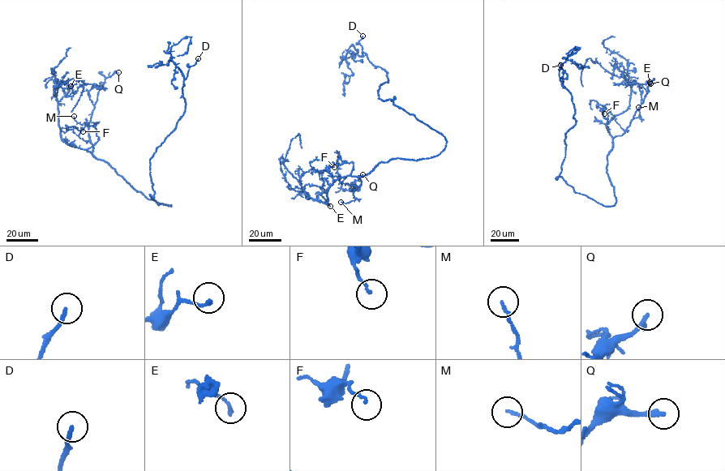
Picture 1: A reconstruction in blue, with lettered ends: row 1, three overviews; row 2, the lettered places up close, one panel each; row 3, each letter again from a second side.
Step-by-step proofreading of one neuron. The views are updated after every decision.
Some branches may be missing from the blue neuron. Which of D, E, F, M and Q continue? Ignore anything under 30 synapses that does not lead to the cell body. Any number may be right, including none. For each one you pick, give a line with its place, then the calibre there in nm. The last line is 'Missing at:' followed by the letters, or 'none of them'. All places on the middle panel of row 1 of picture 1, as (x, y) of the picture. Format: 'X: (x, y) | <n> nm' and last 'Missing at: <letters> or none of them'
D: (362, 36) | 170 nm
Missing at: D

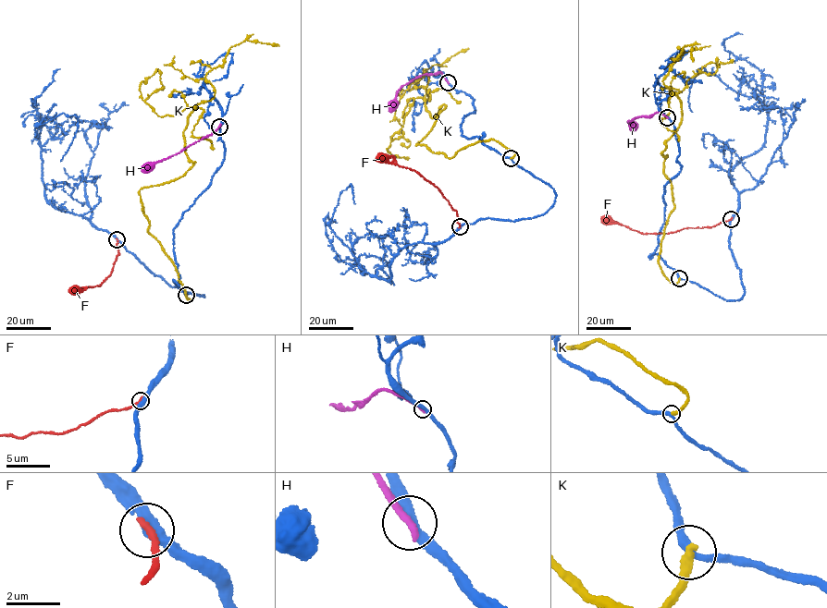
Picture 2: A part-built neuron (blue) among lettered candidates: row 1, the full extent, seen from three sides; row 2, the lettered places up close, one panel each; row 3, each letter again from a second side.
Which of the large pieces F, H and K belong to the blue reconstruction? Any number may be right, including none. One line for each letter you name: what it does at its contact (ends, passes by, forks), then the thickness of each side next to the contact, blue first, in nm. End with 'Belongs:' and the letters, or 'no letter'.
F: it ends | 420/280 nm
Belongs: F

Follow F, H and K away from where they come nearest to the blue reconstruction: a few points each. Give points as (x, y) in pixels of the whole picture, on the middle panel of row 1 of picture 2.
F: (459, 226), (456, 212), (436, 187), (418, 173), (382, 162), (377, 155)
H: (448, 82), (438, 72), (416, 77), (401, 86), (390, 111)
K: (511, 158), (491, 139), (451, 158), (416, 144), (446, 106), (429, 116), (428, 78), (414, 81), (469, 48)

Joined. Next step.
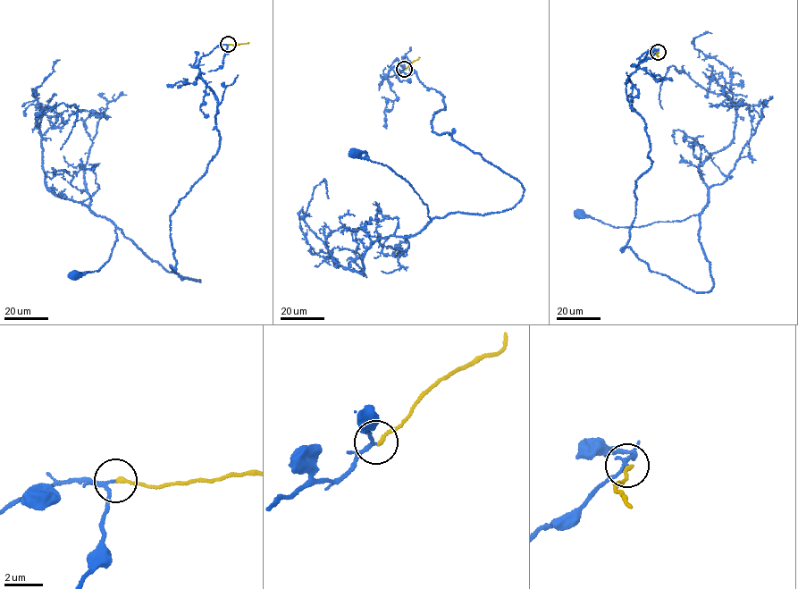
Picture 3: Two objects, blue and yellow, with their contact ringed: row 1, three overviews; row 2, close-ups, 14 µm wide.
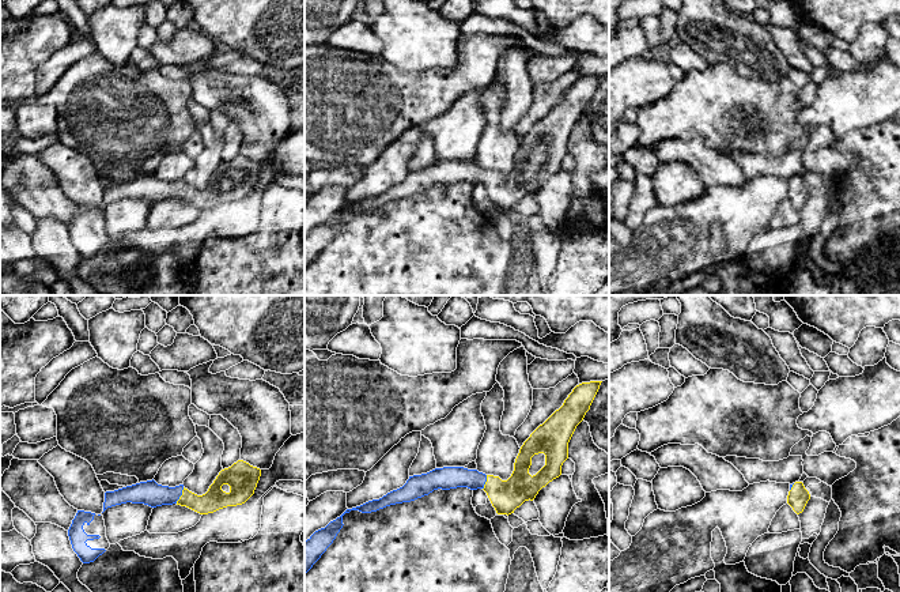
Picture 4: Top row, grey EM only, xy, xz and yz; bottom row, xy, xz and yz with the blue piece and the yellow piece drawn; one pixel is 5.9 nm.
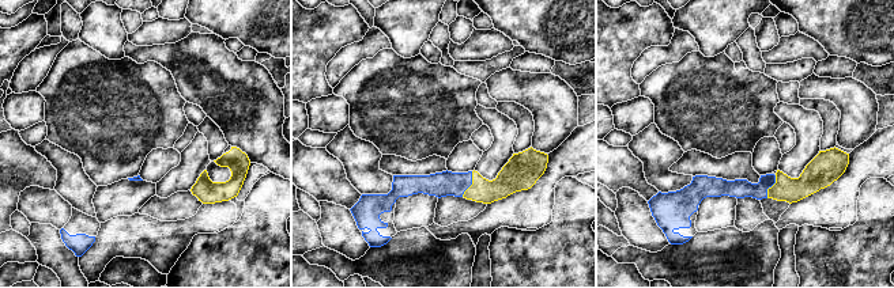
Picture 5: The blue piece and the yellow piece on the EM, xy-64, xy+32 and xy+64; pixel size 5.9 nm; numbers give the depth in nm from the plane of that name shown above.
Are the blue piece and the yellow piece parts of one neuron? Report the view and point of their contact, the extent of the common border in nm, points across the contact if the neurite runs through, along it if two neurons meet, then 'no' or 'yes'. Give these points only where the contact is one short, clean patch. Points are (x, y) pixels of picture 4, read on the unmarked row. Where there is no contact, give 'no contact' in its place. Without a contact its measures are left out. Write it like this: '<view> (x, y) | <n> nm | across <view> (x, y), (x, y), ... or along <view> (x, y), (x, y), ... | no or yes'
xy (180, 191) | 110 nm | across xy (150, 188), (157, 191), (180, 191), (189, 195), (215, 193) | yes

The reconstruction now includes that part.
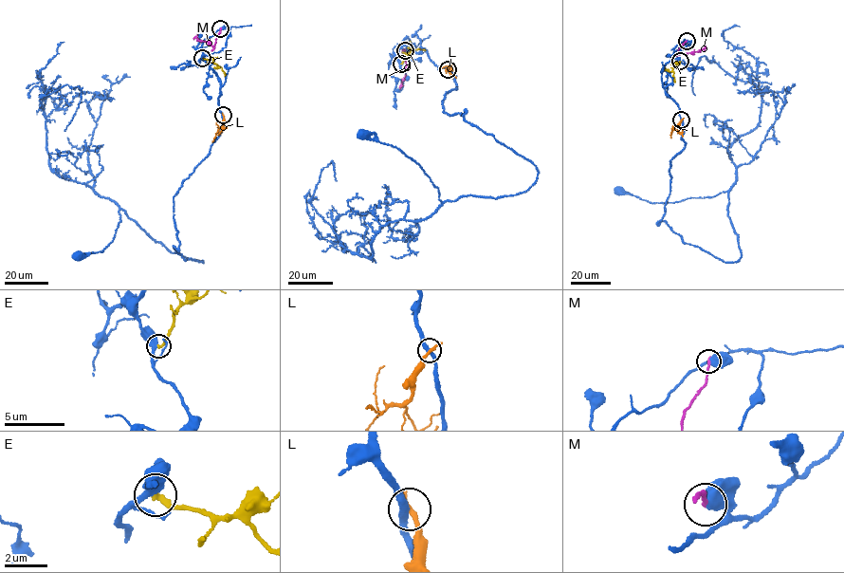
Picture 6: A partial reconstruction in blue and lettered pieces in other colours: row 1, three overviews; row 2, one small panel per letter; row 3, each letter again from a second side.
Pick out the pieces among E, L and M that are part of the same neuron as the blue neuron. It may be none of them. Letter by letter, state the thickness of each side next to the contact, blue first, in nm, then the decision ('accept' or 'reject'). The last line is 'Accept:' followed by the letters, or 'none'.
E: 380 nm thick on the blue side, 260 nm on the other; reject
L: 340 nm thick on the blue side, 300 nm on the other; reject
M: 700 nm thick on the blue side, 240 nm on the other; reject
Accept: none

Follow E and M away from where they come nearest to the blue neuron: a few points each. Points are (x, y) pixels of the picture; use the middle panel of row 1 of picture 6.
E: (400, 64), (413, 49), (425, 51)
M: (405, 50), (402, 50), (407, 71), (400, 88)

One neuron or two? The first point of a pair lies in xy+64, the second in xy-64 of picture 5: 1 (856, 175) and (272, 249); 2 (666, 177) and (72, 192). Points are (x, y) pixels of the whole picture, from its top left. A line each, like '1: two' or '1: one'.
1: two
2: one

